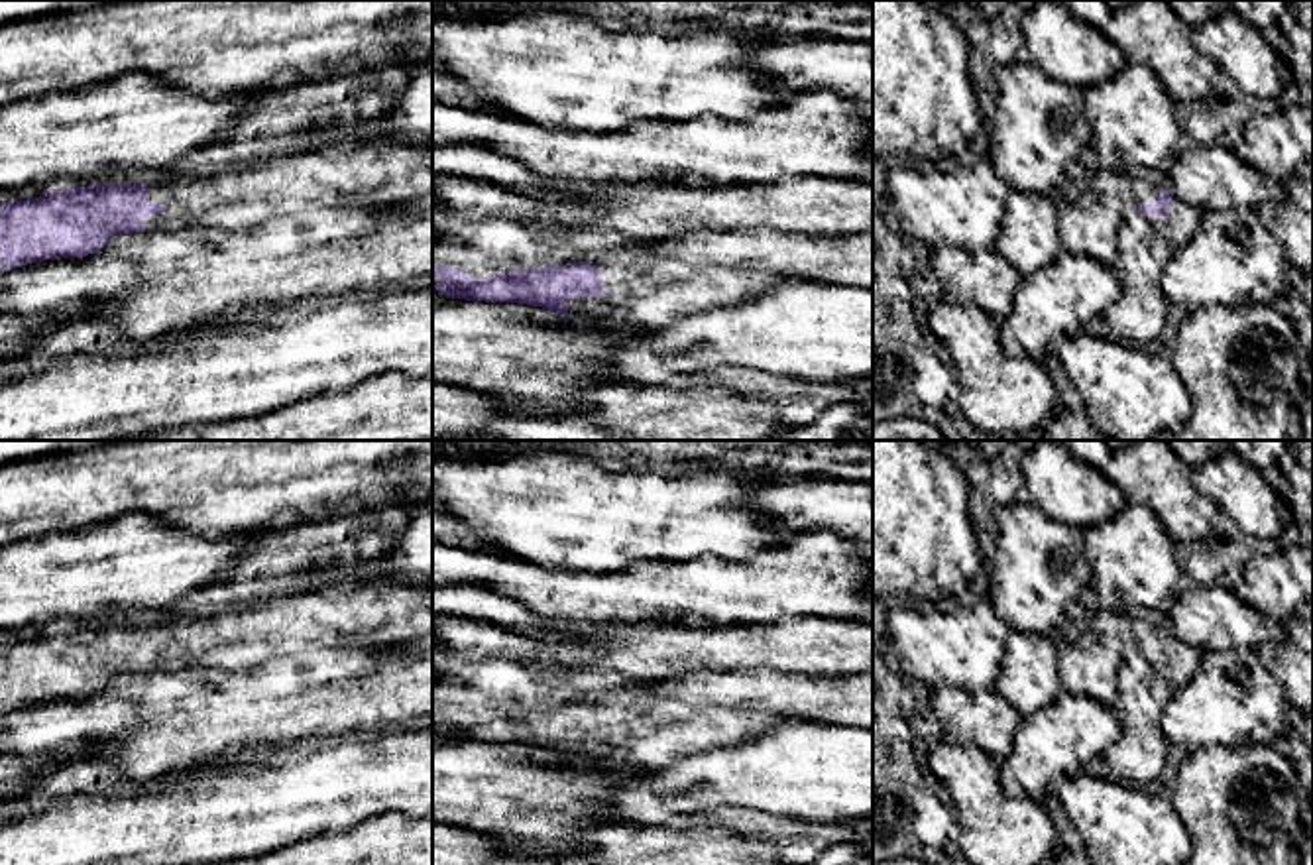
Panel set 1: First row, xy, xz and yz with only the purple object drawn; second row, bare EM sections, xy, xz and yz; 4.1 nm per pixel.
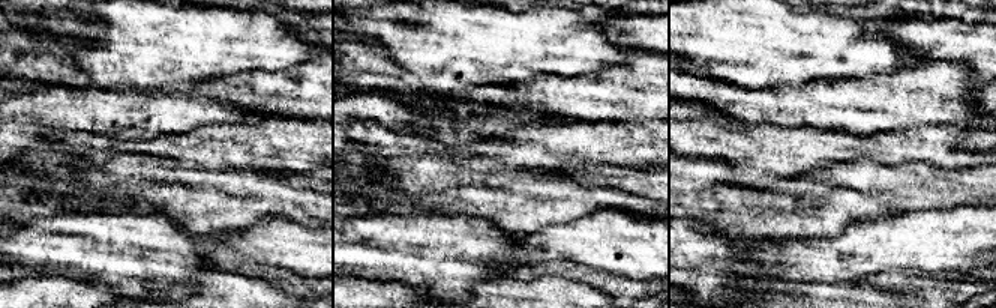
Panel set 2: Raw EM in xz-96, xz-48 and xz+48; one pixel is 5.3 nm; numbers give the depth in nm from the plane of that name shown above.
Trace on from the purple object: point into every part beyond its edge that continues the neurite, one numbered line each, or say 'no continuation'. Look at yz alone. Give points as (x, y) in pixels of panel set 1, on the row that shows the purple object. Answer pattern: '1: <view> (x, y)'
1: yz (1178, 227)

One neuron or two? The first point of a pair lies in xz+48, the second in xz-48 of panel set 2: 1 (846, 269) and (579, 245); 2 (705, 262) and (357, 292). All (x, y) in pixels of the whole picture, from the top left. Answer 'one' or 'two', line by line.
1: one
2: two

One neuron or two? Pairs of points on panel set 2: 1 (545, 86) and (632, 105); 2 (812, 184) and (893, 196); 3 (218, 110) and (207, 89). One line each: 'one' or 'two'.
1: one
2: one
3: two

